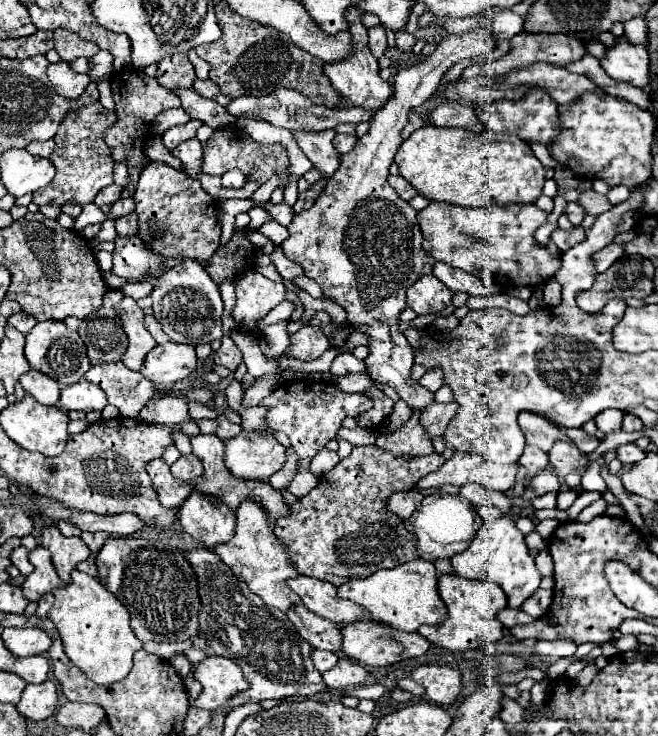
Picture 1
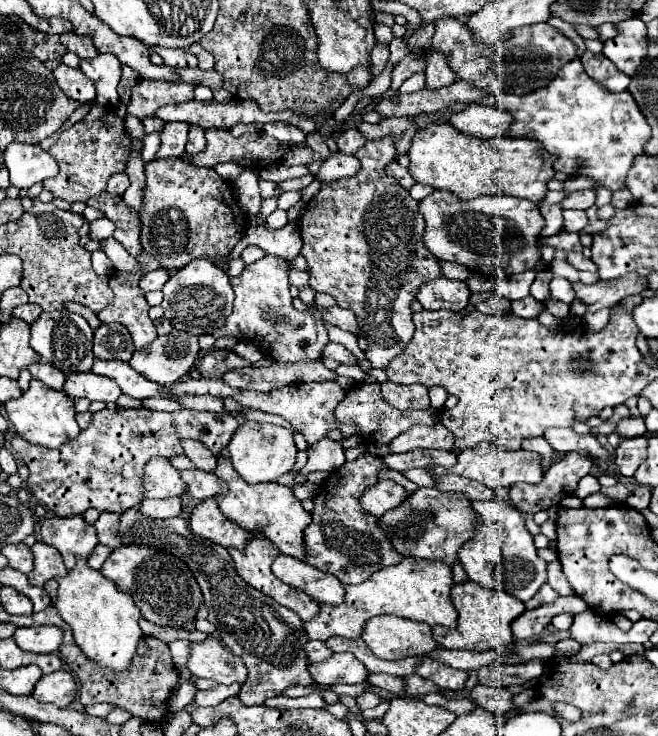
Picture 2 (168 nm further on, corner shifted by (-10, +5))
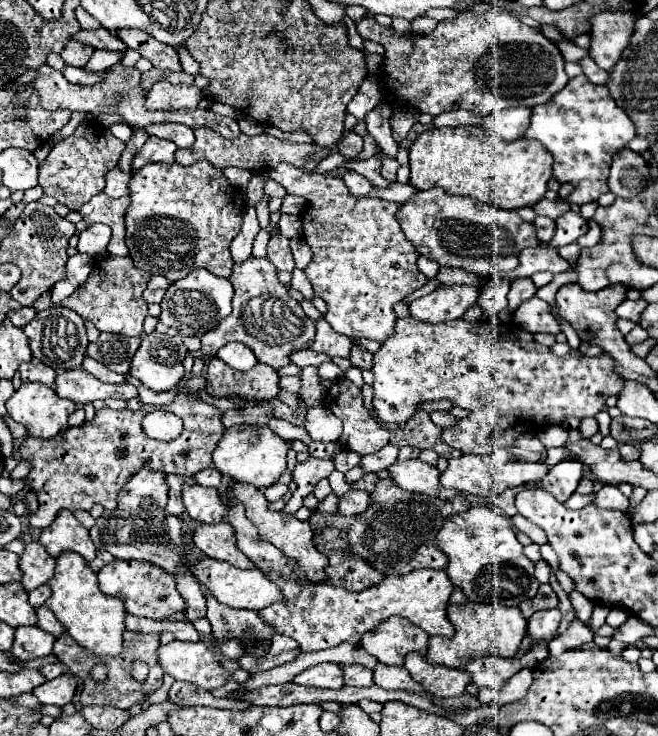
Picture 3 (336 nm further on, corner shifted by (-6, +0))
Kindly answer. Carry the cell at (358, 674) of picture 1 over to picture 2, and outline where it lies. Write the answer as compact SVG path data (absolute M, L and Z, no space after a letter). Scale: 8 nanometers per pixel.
M333 654L327 662L311 664L309 666L311 676L315 678L317 684L361 684L367 680L367 668L351 654Z

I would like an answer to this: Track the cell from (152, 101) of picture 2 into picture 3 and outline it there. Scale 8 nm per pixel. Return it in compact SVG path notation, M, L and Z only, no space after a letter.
M159 81L147 93L147 109L151 111L175 111L175 109L195 109L203 99L199 87L173 85L169 81Z

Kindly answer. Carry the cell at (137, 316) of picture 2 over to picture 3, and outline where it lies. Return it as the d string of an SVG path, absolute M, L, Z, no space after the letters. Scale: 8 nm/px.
M109 257L93 263L91 275L83 287L63 301L63 307L77 311L83 319L91 321L97 329L107 329L125 337L143 335L143 319L147 317L147 303L143 301L143 291L151 275L139 271L129 257Z

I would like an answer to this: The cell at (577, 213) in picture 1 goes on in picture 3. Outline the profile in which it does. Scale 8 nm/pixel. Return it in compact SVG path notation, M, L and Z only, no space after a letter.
M567 211L567 215L561 215L559 219L555 219L555 225L557 225L557 231L549 243L553 247L575 243L583 233L589 231L589 223L575 211Z

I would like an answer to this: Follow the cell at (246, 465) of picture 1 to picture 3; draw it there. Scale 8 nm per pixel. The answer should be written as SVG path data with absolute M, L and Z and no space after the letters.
M233 425L223 433L223 439L213 451L213 465L221 475L231 477L237 483L249 483L259 489L279 481L287 469L289 445L275 435L267 425Z

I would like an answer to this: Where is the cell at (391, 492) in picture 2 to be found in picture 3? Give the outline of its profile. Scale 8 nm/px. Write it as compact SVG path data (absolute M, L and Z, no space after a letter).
M351 489L343 497L339 497L339 513L343 515L359 515L369 507L369 493Z

